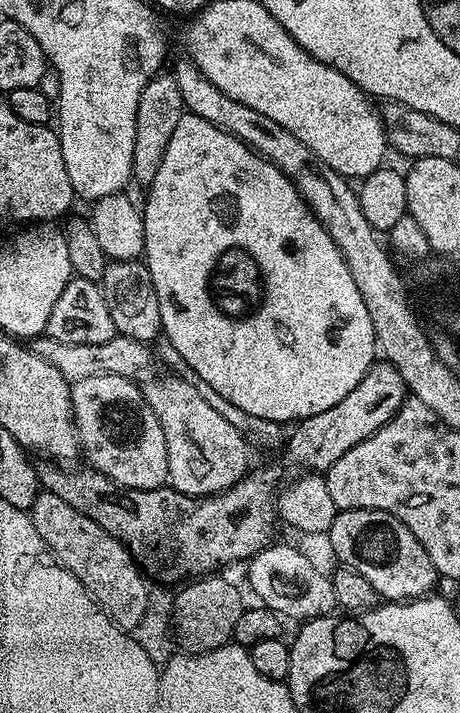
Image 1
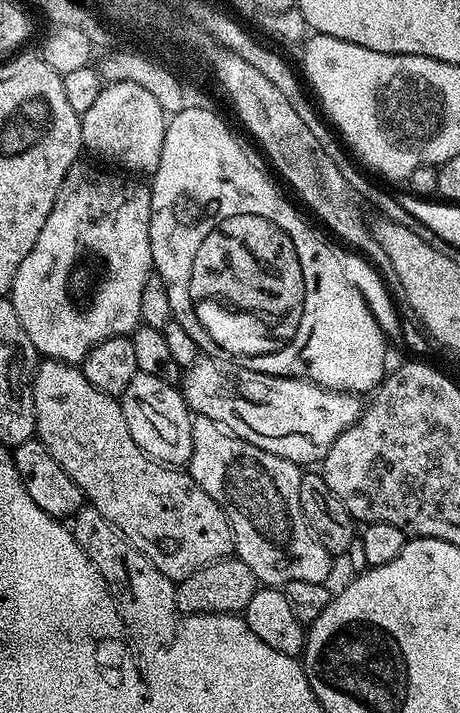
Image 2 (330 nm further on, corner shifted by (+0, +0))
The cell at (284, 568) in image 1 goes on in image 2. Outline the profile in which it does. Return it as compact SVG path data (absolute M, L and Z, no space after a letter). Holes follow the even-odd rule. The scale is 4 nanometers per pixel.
M41 359L35 365L32 373L32 401L36 411L36 436L46 446L46 450L50 450L54 462L58 462L58 466L62 466L62 470L66 470L66 474L70 474L70 478L74 478L74 482L78 482L78 486L84 491L84 499L91 508L98 510L98 514L102 514L102 518L106 518L106 522L114 525L163 576L168 577L173 582L179 582L188 577L191 572L197 572L199 568L204 568L207 564L213 564L215 560L222 560L233 555L232 527L222 510L222 506L218 506L218 502L214 502L214 498L210 498L210 494L206 494L206 490L202 490L202 486L198 486L198 482L194 482L194 478L189 476L187 471L149 458L136 445L134 438L130 438L130 426L126 426L126 414L122 414L119 399L98 390L77 365L67 364L61 360Z

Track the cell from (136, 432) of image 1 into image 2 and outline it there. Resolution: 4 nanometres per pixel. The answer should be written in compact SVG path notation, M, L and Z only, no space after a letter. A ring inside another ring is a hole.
M137 371L134 378L130 378L130 386L118 397L122 406L122 414L126 414L126 426L130 426L130 438L152 460L159 460L169 466L187 465L192 453L192 418L193 413L188 411L188 404L184 401L184 393L175 383L167 383L154 374Z

